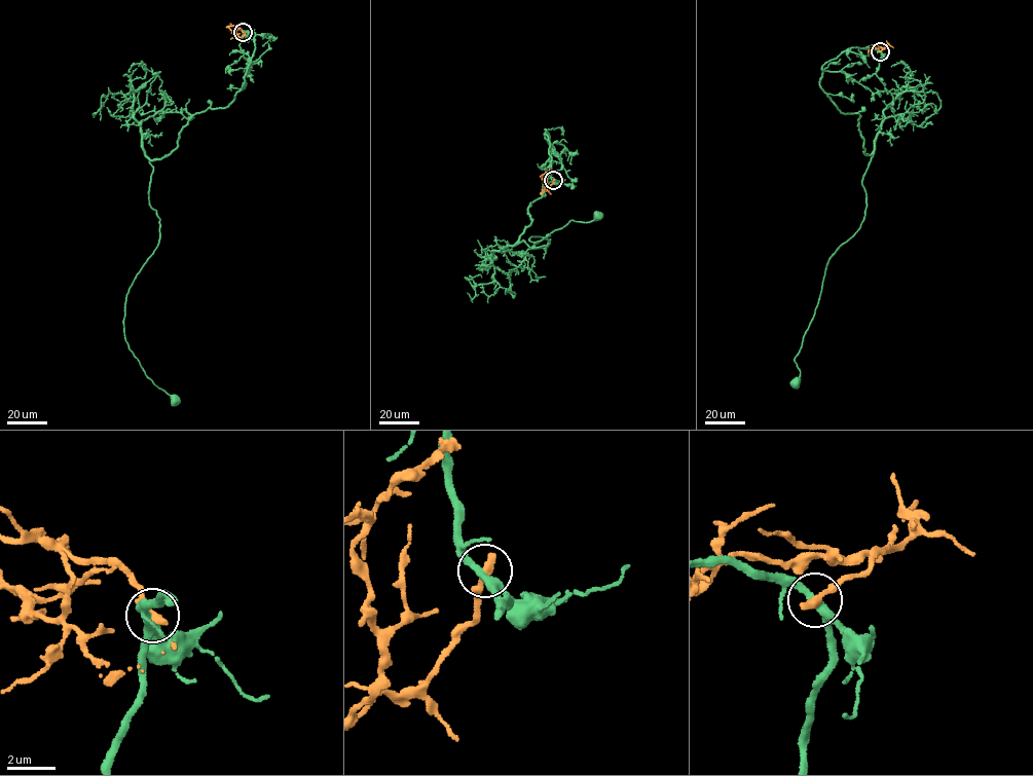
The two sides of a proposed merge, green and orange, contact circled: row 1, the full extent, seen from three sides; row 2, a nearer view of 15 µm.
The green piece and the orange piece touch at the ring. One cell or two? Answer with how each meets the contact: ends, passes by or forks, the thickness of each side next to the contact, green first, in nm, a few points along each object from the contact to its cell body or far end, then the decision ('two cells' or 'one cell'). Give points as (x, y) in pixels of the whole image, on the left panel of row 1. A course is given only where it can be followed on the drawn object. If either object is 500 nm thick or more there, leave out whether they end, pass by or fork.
green passes by; orange ends; calibres 360 and 400 nm; course green (243, 32), (255, 49), (233, 102), (149, 160), (160, 235), (124, 337), (175, 400); course orange (243, 32), (229, 26), (238, 36), (245, 32); two cells

